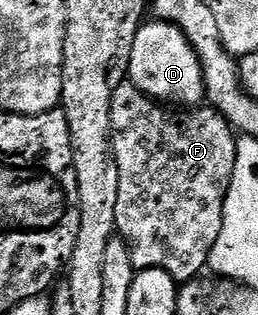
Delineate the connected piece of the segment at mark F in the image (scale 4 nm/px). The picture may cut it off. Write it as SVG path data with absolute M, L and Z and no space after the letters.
M131 85L116 90L112 122L117 128L124 127L114 143L122 173L118 227L131 246L135 266L160 267L178 281L195 280L199 271L208 267L208 259L224 231L224 203L236 169L237 132L228 118L211 105L173 109Z

